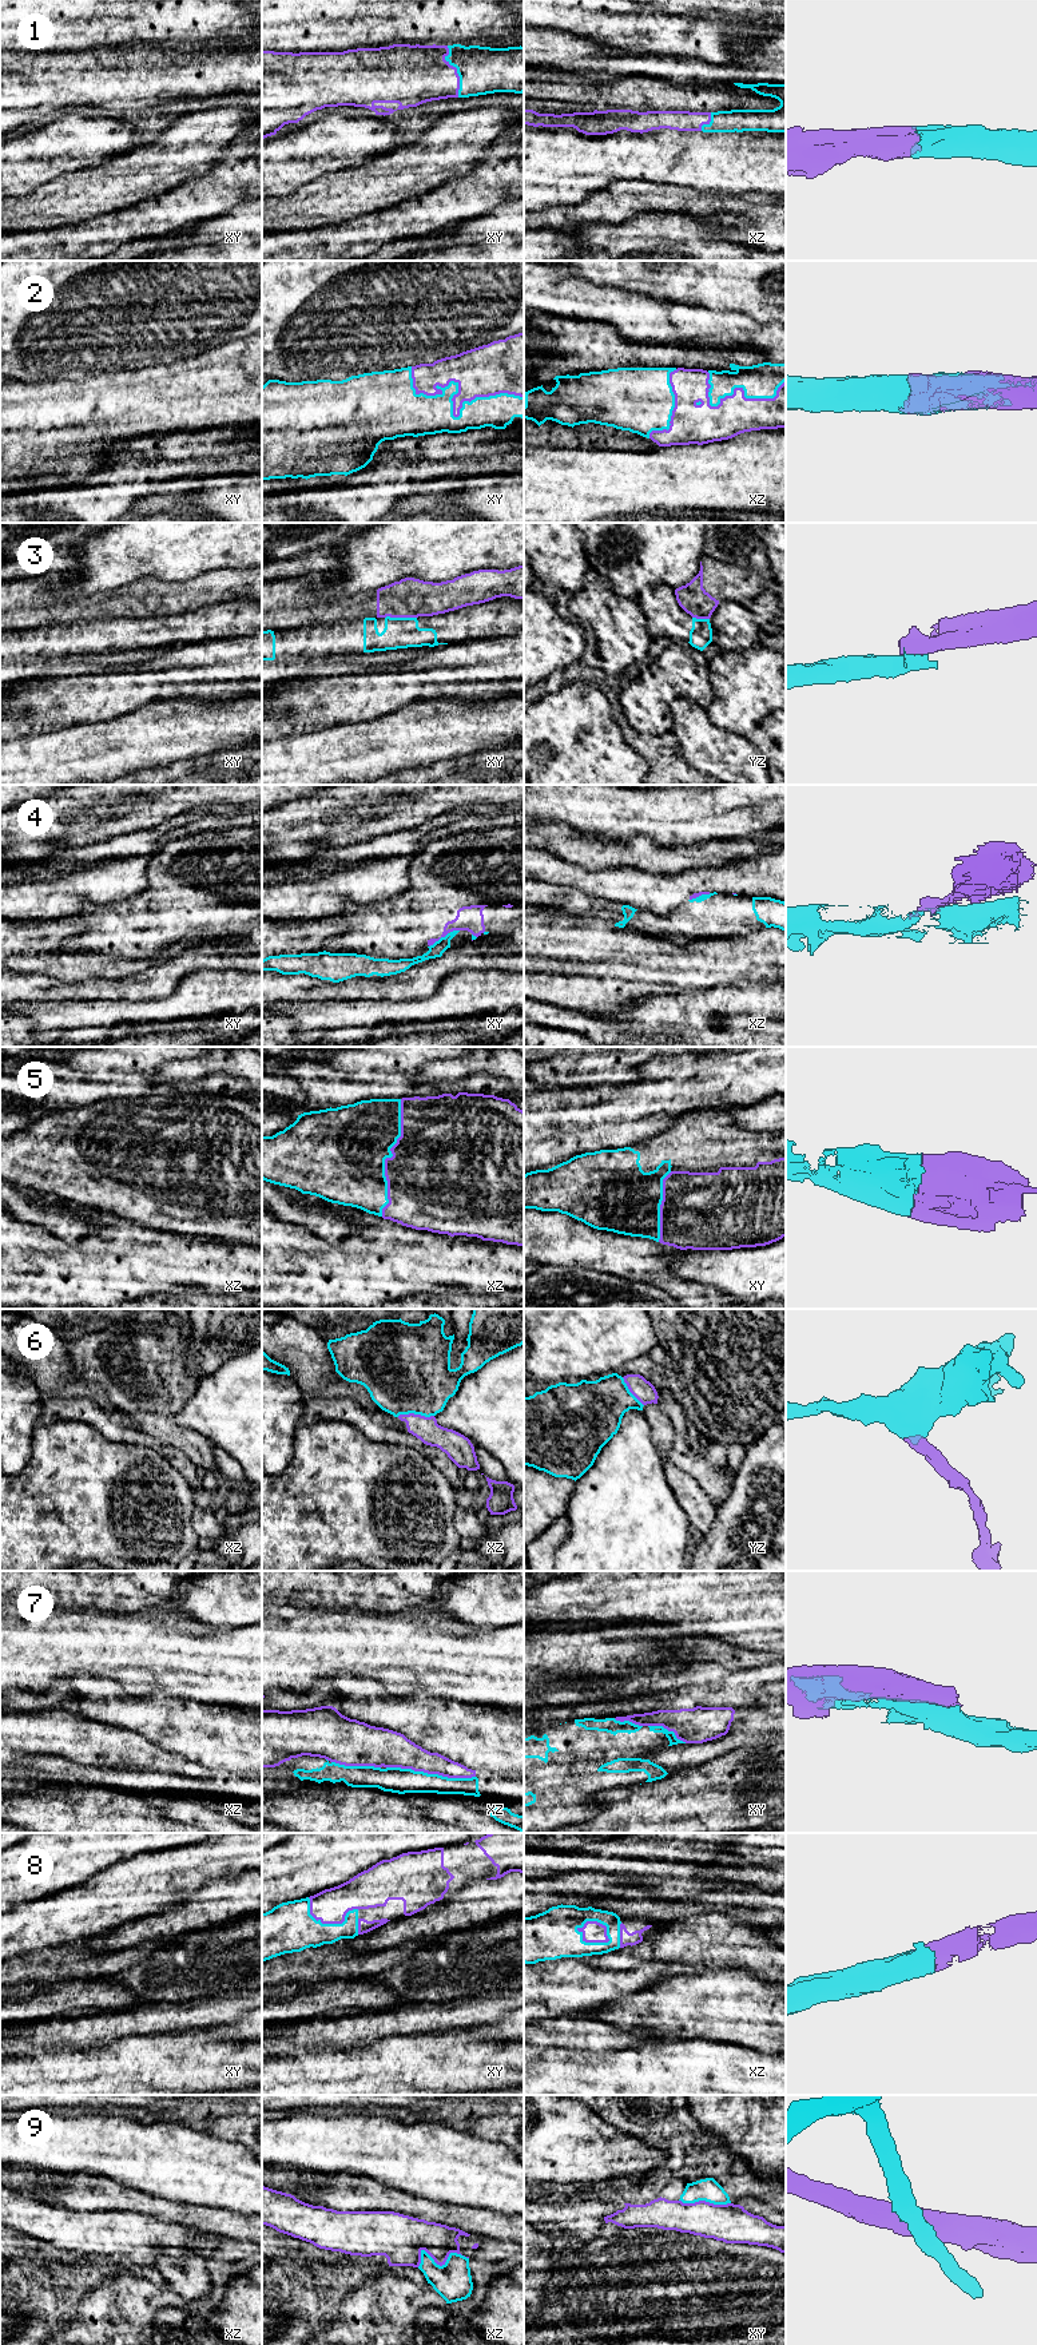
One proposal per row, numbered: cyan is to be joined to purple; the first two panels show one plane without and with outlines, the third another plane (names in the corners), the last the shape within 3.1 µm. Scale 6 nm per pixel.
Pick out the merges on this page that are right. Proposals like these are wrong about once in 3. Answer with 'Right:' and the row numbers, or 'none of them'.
Right: 1, 2, 5, 6, 8

